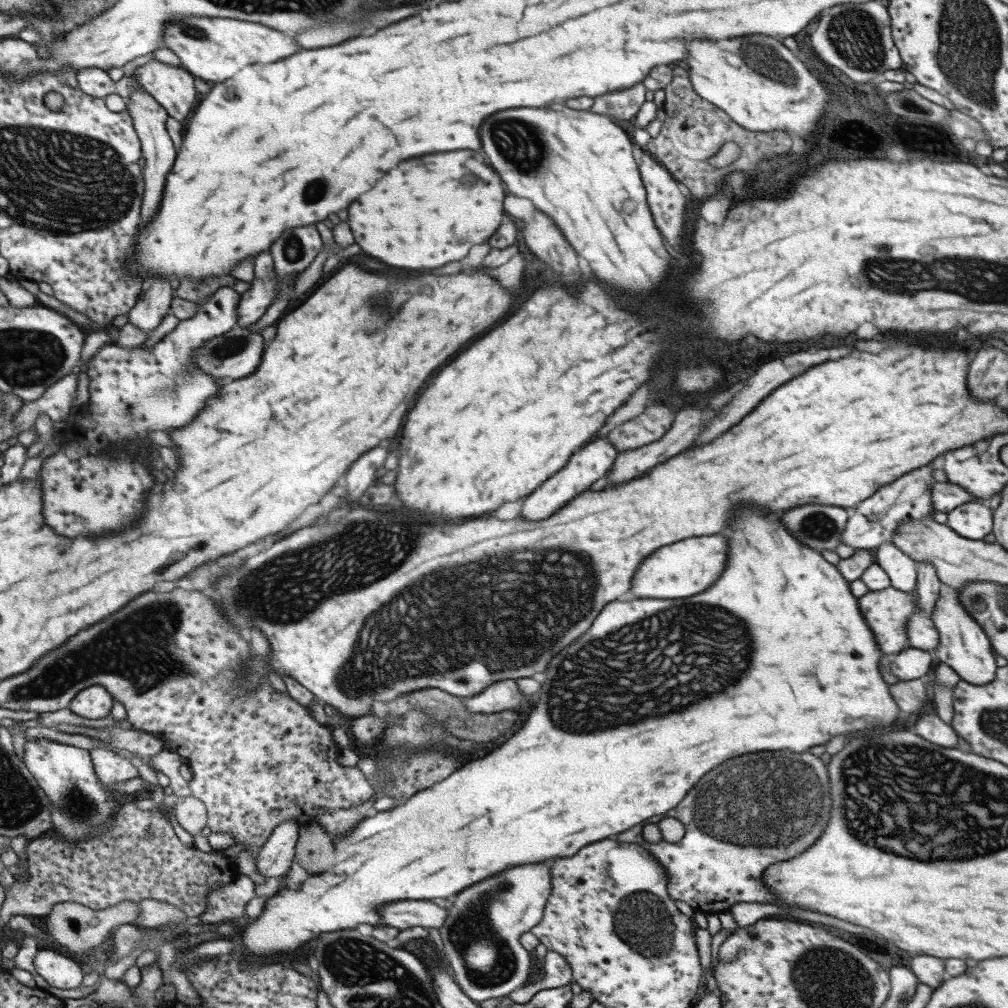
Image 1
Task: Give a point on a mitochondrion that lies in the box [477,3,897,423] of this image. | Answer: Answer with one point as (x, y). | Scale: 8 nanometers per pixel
(855, 37)

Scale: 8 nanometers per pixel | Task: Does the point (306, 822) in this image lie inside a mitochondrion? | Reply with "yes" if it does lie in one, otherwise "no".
no

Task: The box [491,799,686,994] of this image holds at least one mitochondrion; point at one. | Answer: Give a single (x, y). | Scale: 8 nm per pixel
(642, 921)

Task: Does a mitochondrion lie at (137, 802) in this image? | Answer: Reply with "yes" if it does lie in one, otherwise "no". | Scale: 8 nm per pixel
no

